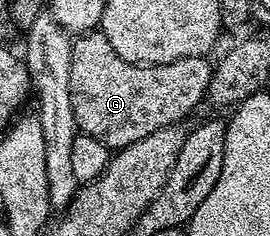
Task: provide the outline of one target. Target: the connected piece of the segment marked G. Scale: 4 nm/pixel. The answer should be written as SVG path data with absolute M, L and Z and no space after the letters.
M90 31L80 34L74 40L73 54L71 55L71 75L70 75L70 93L71 104L74 108L74 117L77 120L77 128L86 137L94 137L99 139L99 143L103 143L110 151L116 151L127 147L131 143L135 143L139 139L143 139L147 135L151 135L151 131L159 131L159 127L167 127L168 125L176 125L184 122L185 116L205 101L205 92L209 89L211 83L211 75L213 74L213 65L208 62L205 57L184 57L183 59L175 59L171 63L163 63L162 65L136 65L127 59L117 57L115 55L115 47L111 47L111 43L107 43L107 39L99 31Z

